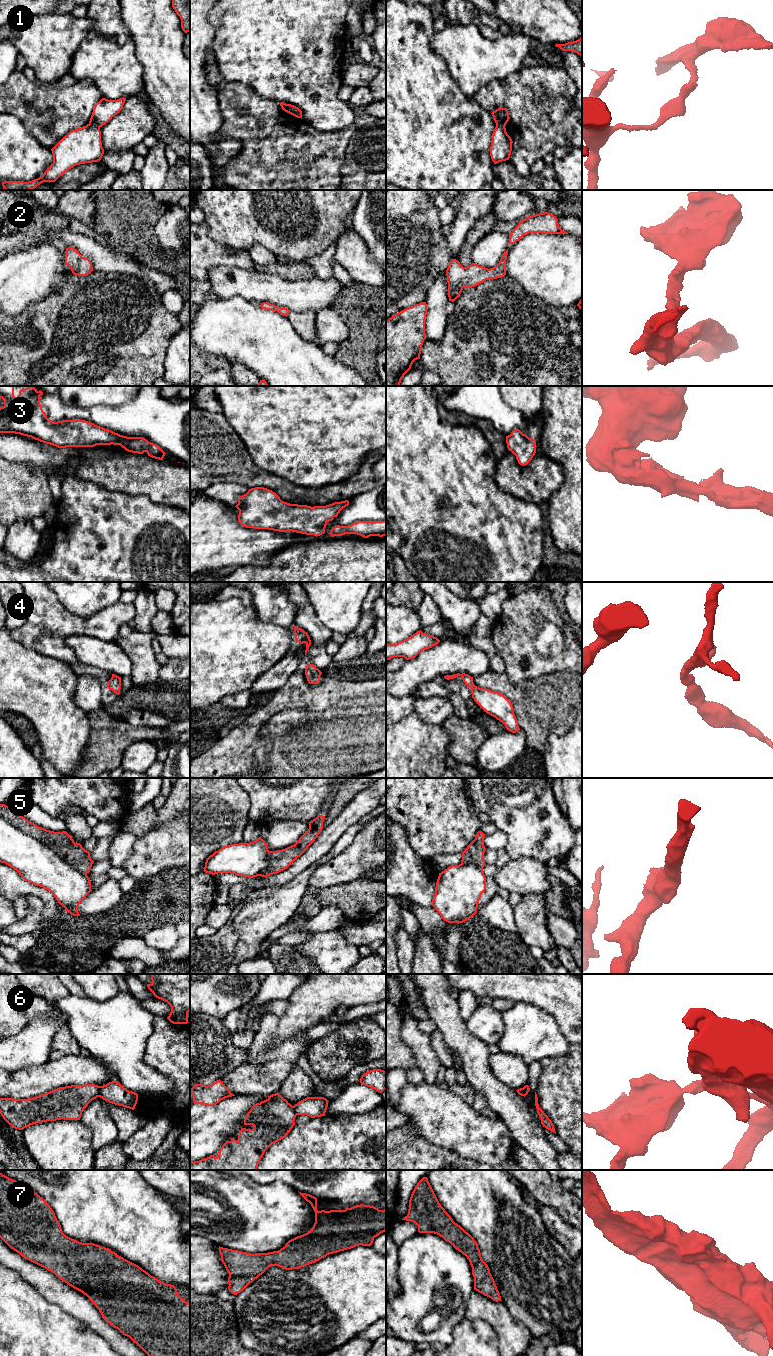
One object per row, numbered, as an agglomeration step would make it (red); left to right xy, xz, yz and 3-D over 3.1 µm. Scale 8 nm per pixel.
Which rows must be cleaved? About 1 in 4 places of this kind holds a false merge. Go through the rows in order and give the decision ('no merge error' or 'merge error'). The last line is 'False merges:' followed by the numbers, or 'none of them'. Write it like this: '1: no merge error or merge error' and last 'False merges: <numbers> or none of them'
1: merge error
2: no merge error
3: no merge error
4: no merge error
5: merge error
6: merge error
7: no merge error
False merges: 1, 5, 6

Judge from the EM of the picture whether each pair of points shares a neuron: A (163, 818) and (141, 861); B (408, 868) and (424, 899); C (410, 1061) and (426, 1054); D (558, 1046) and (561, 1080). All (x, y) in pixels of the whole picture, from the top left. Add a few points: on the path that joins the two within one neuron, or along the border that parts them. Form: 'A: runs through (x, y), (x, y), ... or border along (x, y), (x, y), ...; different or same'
A: border along (179, 814), (165, 823), (152, 828); different
B: runs through (410, 876), (421, 891); same
C: border along (402, 1039), (410, 1048), (417, 1067); different
D: border along (563, 1033), (569, 1050), (541, 1061); different

